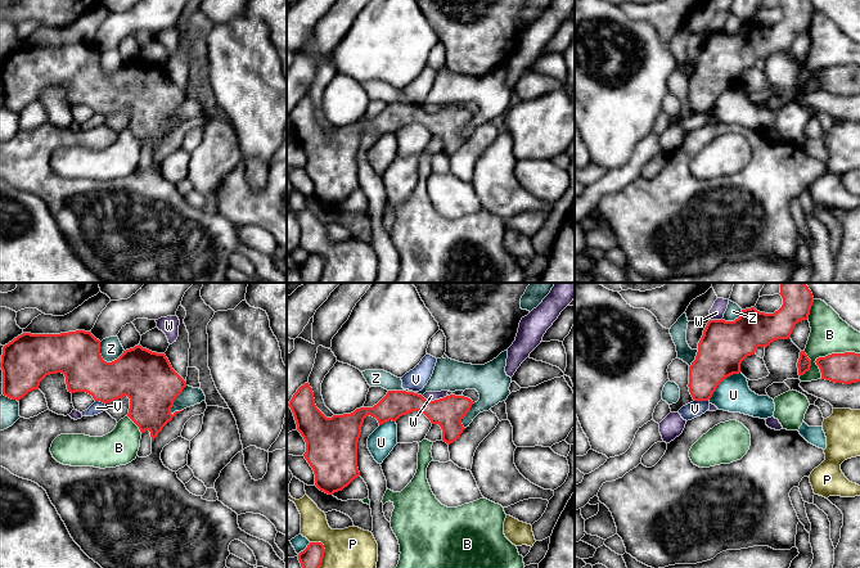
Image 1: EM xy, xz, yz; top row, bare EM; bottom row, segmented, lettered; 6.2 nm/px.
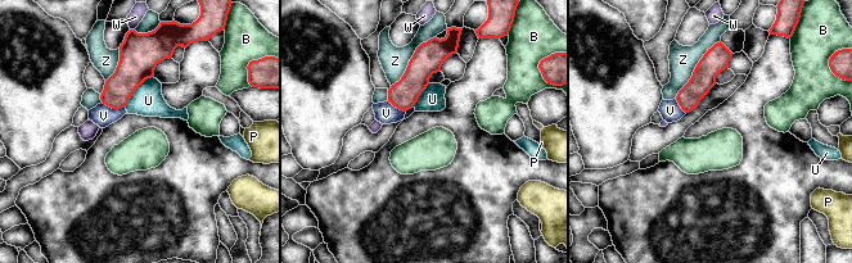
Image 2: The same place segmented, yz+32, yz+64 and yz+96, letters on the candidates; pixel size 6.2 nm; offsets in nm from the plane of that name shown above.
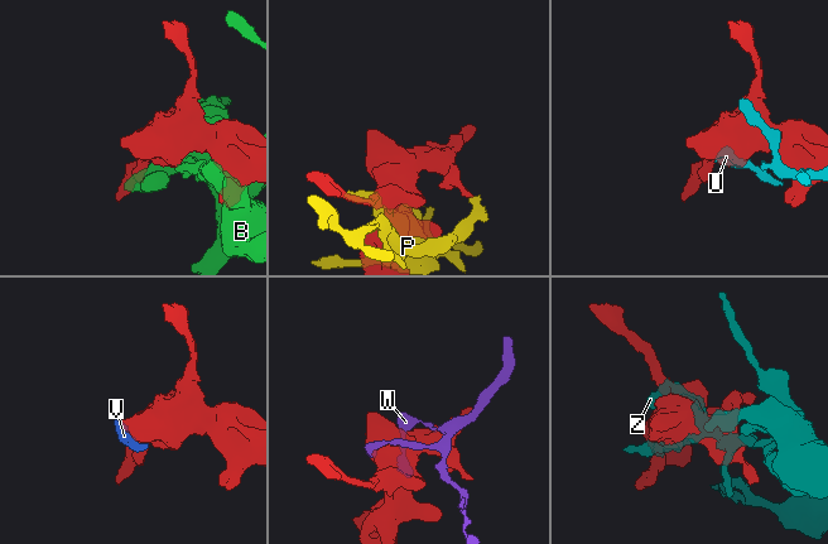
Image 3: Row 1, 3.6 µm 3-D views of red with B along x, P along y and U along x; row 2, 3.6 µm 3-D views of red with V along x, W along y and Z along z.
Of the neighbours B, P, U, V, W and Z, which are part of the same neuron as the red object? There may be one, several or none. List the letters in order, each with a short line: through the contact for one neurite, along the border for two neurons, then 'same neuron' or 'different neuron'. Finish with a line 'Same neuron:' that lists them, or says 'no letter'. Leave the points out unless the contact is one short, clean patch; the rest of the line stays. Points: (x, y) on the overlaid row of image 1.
B: different neuron
P: different neuron
U: different neuron
V: yz (694, 400), (707, 401) | different neuron
W: different neuron
Z: different neuron
Same neuron: no letter

